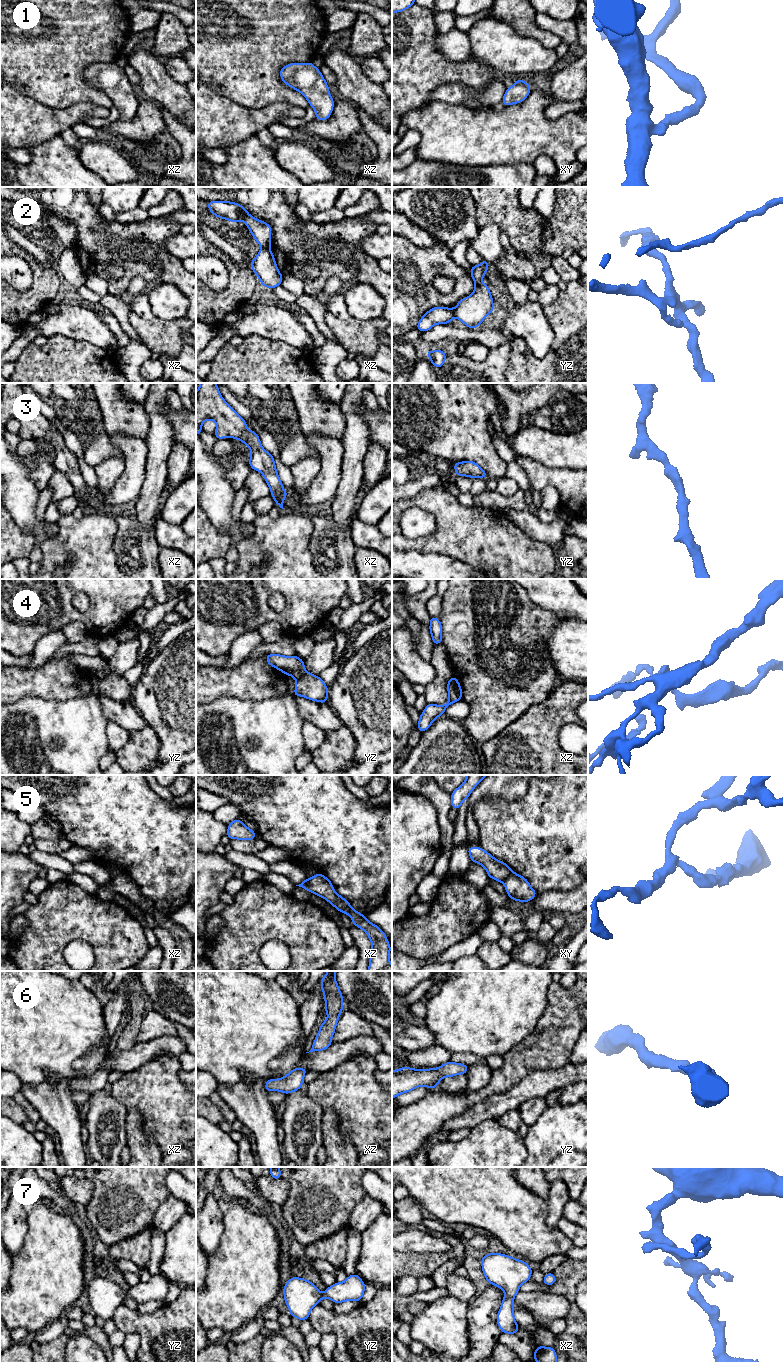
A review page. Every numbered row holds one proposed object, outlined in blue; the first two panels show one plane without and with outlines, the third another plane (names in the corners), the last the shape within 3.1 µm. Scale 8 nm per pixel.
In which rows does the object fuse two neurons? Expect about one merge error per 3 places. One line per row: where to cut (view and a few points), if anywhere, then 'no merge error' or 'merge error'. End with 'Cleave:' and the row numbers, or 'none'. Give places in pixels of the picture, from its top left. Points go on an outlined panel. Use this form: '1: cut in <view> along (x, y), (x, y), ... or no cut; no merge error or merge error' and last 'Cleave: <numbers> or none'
1: no cut; no merge error
2: cut in yz along (452, 309), (454, 316); merge error
3: no cut; no merge error
4: cut in yz along (306, 672), (296, 679); merge error
5: cut in xz along (307, 880), (311, 891); merge error
6: no cut; no merge error
7: no cut; no merge error
Cleave: 2, 4, 5

